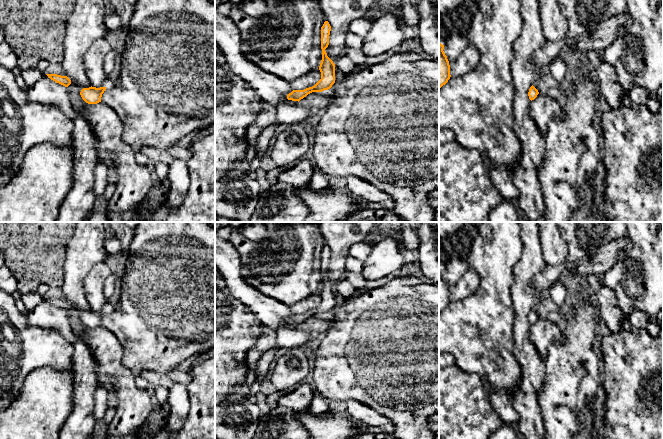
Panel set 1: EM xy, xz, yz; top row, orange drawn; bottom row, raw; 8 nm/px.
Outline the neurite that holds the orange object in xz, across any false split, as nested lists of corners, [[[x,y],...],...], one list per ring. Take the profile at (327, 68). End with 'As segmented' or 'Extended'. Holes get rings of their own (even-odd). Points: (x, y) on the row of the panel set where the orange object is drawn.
[[[325,21],[321,27],[321,49],[322,49],[322,60],[319,66],[321,72],[321,79],[312,87],[306,88],[304,90],[293,90],[287,95],[288,100],[300,101],[308,94],[312,92],[322,92],[328,90],[335,83],[335,64],[327,56],[325,49],[329,45],[329,35],[331,31],[331,26],[328,21]]]. As segmented

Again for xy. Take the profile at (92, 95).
[[[91,86],[89,88],[83,88],[80,95],[86,103],[97,104],[101,102],[101,97],[105,90],[106,87],[96,88]]]. As segmented

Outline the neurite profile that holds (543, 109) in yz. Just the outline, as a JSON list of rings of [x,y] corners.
[[[538,94],[531,101],[529,115],[542,135],[546,135],[549,123],[554,118],[561,118],[563,111],[556,101],[547,95]]]

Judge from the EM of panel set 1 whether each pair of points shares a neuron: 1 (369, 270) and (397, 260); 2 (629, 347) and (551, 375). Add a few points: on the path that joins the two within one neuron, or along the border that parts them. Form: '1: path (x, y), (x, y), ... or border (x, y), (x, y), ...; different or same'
1: path (376, 266), (383, 260), (390, 260); same
2: border (599, 338), (598, 353), (601, 359), (602, 380); different

